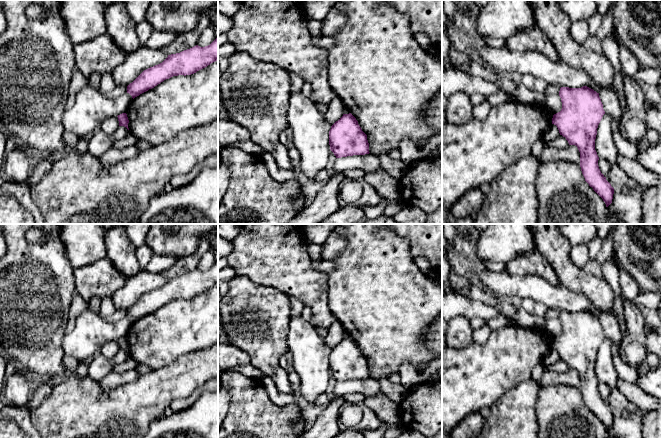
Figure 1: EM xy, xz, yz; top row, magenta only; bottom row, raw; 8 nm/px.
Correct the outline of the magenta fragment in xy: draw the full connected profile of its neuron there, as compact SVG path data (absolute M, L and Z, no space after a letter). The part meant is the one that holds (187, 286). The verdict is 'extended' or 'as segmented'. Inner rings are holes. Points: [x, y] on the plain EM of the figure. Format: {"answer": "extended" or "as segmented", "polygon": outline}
{"answer": "as segmented", "polygon": "M218 262L208 270L196 269L180 277L168 279L162 287L144 294L127 310L127 317L134 323L166 303L194 298L215 285L218 285Z"}

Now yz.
{"answer": "as segmented", "polygon": "M583 310L581 312L561 311L560 336L553 339L552 348L569 369L575 369L580 376L580 391L585 405L603 423L608 431L612 427L614 412L601 397L595 374L598 349L605 338L599 317Z"}

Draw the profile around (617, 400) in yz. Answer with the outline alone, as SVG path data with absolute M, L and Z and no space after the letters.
M613 388L608 399L608 403L614 414L620 414L625 410L629 401L619 389Z

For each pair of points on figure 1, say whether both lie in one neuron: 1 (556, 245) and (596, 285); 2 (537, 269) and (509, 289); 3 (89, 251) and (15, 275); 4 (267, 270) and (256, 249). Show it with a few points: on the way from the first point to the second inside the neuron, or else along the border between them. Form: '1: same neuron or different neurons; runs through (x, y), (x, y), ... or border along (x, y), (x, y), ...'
1: same neuron; runs through (559, 257), (584, 283)
2: different neurons; border along (507, 273), (531, 273), (544, 278), (552, 284)
3: different neurons; border along (59, 236), (67, 259), (73, 269)
4: same neuron; runs through (267, 265), (267, 260), (261, 254)

